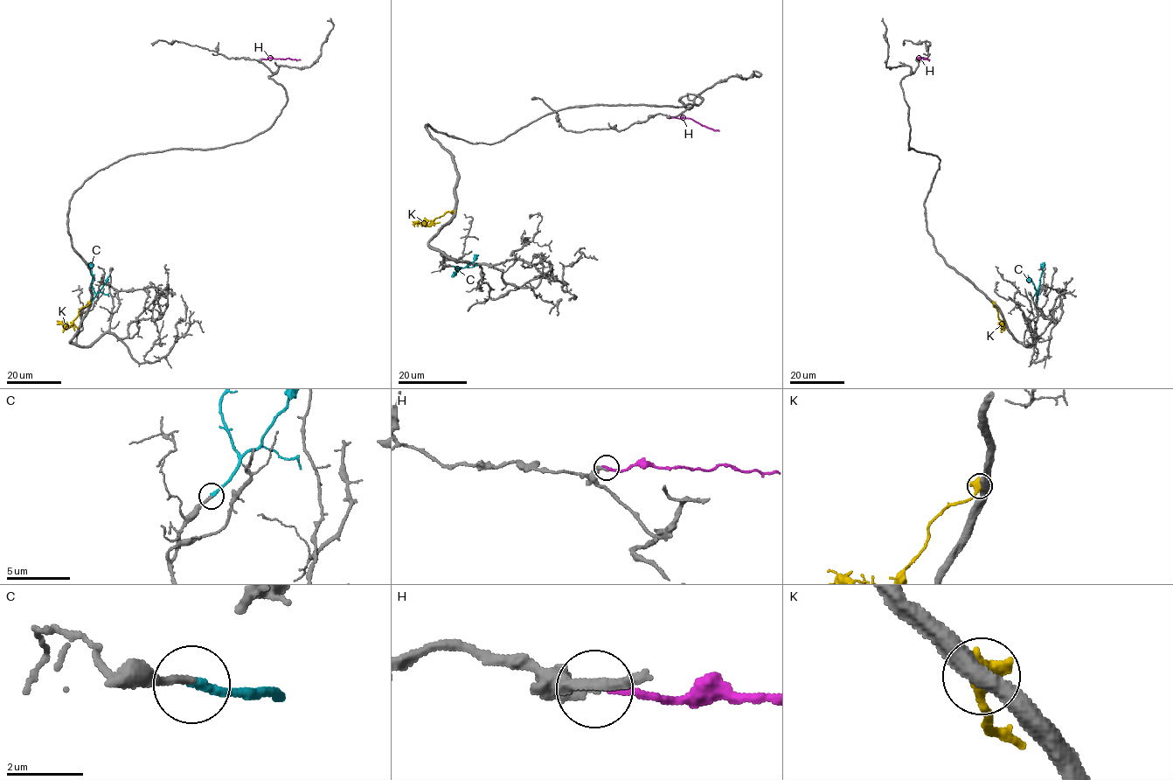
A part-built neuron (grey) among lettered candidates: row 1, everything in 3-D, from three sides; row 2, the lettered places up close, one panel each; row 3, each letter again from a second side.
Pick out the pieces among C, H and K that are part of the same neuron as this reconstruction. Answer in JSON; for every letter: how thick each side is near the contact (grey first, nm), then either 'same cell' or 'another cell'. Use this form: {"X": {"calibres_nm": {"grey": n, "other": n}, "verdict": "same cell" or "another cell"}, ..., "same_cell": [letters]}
{"C": {"calibres_nm": {"grey": 200, "other": 240}, "verdict": "same cell"}, "H": {"calibres_nm": {"grey": 280, "other": 220}, "verdict": "another cell"}, "K": {"calibres_nm": {"grey": 480, "other": 600}, "verdict": "another cell"}, "same_cell": ["C"]}

